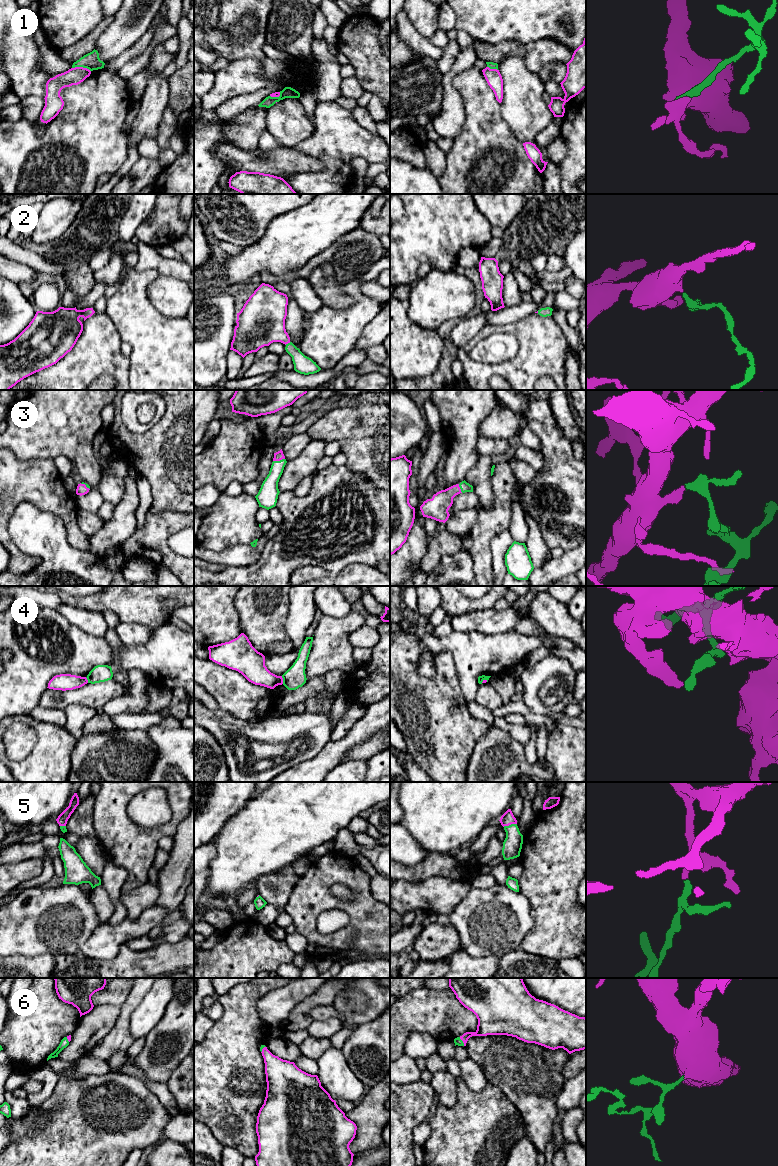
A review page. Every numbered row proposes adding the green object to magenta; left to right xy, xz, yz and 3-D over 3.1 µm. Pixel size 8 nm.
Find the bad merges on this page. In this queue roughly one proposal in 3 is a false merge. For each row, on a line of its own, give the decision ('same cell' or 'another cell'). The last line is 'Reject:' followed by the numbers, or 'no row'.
1: another cell
2: same cell
3: same cell
4: another cell
5: same cell
6: same cell
Reject: 1, 4

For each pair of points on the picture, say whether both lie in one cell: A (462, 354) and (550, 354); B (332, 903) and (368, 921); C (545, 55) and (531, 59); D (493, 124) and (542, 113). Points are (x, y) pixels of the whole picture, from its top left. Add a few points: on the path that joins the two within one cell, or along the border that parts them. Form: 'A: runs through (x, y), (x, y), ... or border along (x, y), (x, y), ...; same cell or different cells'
A: runs through (484, 369), (524, 369), (528, 365); same cell
B: runs through (341, 905), (356, 909), (359, 912); same cell
C: runs through (542, 55), (534, 59); same cell
D: border along (499, 103), (501, 117), (518, 141); different cells

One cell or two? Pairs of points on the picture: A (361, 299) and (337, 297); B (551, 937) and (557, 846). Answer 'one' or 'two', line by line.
A: two
B: one

